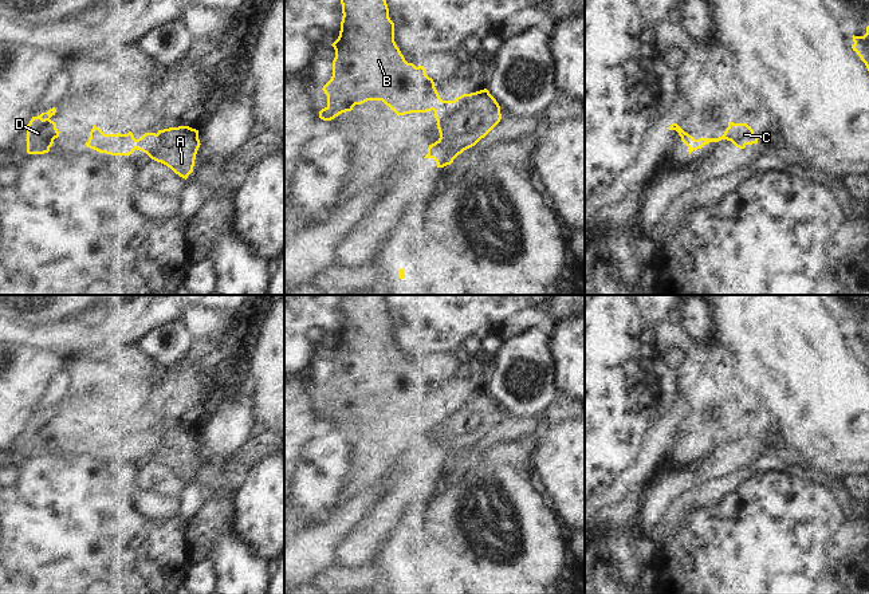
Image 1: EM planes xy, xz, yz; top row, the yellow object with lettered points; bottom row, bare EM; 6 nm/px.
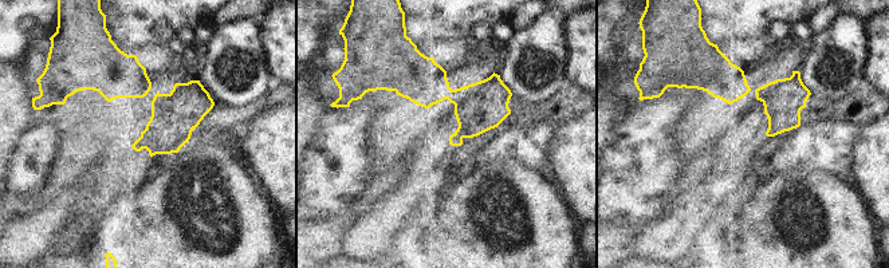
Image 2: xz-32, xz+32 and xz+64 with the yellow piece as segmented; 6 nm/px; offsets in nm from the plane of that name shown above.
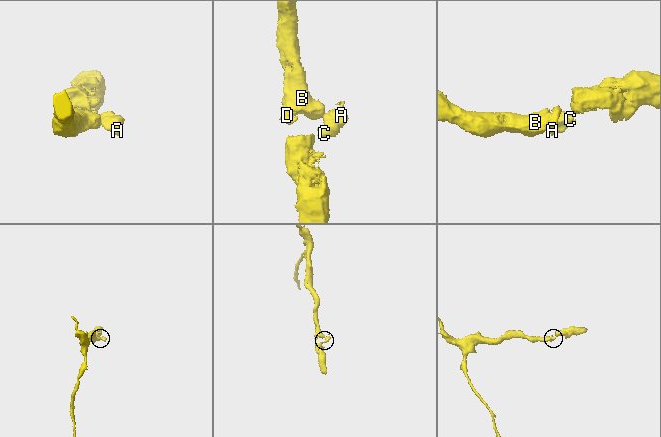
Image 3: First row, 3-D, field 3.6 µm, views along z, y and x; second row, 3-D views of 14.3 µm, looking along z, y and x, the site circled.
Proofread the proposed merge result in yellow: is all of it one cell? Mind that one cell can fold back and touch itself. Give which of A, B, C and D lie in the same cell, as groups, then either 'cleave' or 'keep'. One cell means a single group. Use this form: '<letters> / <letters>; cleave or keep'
A B C D; keep

